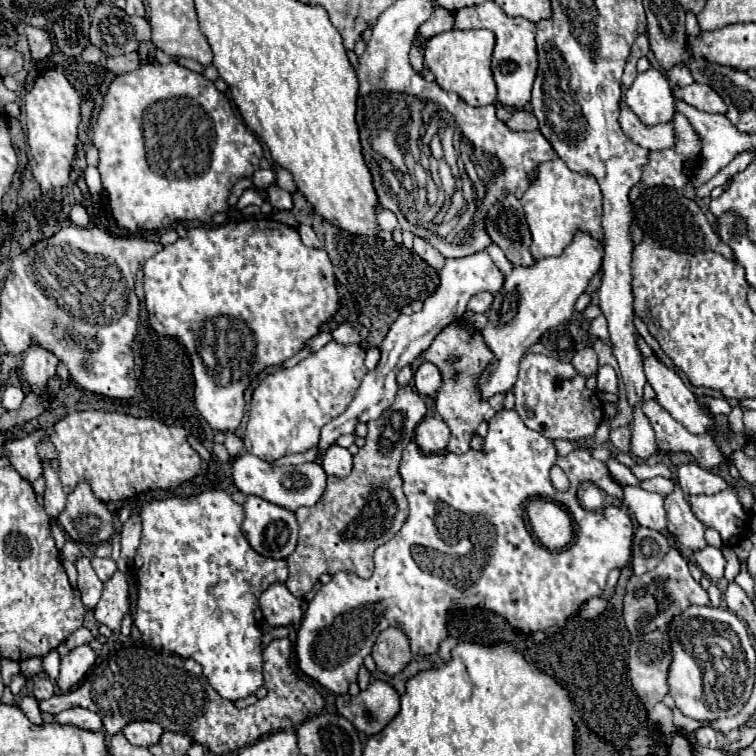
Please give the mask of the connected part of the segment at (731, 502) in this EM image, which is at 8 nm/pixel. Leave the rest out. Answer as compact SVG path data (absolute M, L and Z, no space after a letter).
M733 490L711 496L691 496L691 510L705 526L721 532L725 546L737 546L747 514Z

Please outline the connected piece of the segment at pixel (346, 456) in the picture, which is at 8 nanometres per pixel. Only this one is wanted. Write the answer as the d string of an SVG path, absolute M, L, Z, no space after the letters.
M331 446L323 458L323 466L325 466L325 472L331 474L331 476L347 476L353 468L353 456L349 454L347 448L341 448L341 446Z

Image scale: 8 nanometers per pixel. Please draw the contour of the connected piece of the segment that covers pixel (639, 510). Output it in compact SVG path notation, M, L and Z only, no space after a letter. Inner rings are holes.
M625 486L623 504L635 514L641 526L653 530L667 530L667 518L663 510L663 496L655 492L647 492L643 488Z

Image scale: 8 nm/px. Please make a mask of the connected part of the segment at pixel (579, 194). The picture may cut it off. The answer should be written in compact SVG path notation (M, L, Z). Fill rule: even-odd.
M561 158L537 166L537 176L521 198L527 226L531 230L531 254L535 260L559 256L571 244L577 232L605 240L601 226L601 190L597 180L585 172L573 172Z

